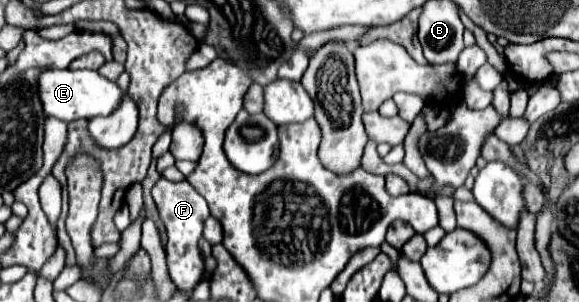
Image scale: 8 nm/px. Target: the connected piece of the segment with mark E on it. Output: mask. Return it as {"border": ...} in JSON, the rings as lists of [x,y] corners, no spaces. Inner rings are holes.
{"border":[[[47,70],[39,76],[39,96],[47,116],[73,122],[79,118],[91,120],[95,116],[109,116],[121,104],[123,90],[117,82],[107,80],[93,70]]]}

